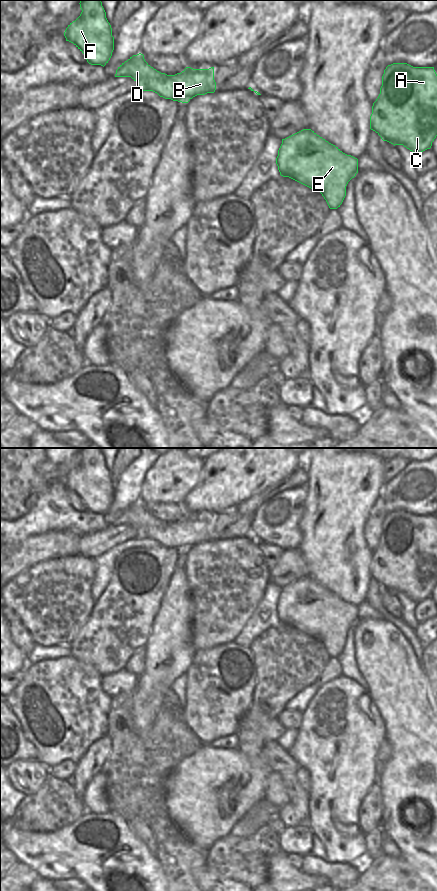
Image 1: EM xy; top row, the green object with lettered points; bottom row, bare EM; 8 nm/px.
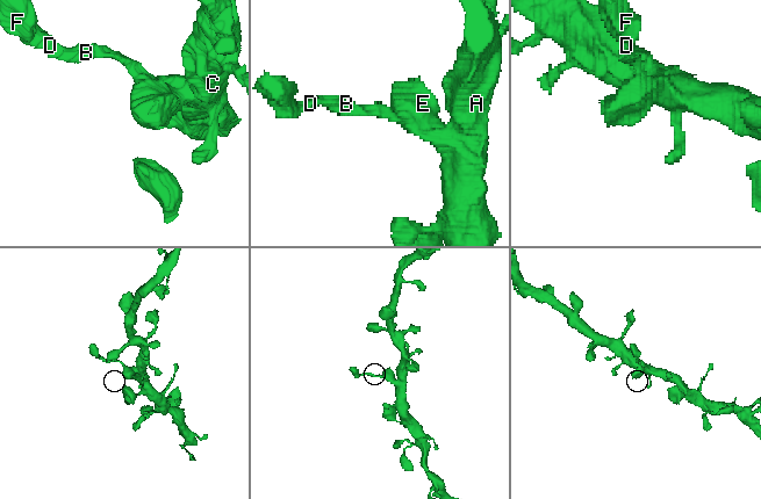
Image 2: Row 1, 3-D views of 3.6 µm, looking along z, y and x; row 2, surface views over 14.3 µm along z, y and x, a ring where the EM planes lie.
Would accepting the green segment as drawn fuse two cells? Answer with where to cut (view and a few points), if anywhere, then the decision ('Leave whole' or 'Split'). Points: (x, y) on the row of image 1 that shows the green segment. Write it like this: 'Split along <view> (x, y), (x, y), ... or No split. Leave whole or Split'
No split. Leave whole

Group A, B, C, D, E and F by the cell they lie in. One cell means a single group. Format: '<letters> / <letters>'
A B C D E F

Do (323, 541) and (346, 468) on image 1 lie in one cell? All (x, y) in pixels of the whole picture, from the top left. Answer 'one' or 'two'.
one

